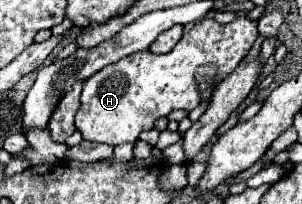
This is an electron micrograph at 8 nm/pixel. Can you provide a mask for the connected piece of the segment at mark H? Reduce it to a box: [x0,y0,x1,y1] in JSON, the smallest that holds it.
[75,16,257,144]

